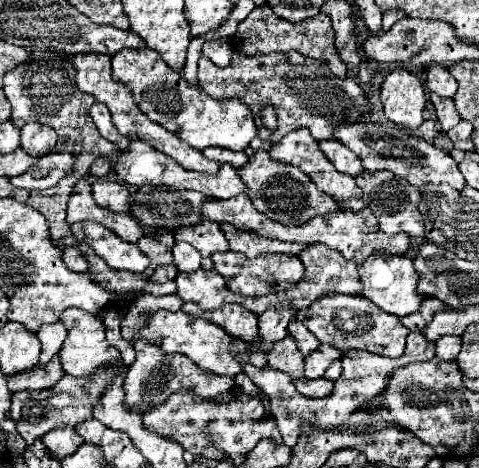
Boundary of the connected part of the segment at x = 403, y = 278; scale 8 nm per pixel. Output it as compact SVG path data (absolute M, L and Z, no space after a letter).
M372 254L368 260L364 260L358 266L358 274L360 274L360 282L362 282L362 296L368 298L370 302L374 302L380 310L394 314L398 318L408 316L412 312L416 312L424 300L424 296L418 296L416 292L416 284L418 284L418 274L414 270L412 258L406 256L380 256L380 254Z

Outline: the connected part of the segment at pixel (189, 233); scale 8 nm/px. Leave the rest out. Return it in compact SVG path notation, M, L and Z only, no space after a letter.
M202 220L198 224L174 230L174 238L192 244L202 256L212 256L214 252L228 252L228 244L220 232L220 226L210 220Z

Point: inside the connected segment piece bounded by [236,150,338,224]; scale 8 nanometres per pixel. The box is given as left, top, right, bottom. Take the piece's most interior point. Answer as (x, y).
(284, 193)

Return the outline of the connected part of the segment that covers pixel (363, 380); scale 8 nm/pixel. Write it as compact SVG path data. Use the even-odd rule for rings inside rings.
M410 332L408 334L408 342L406 342L406 352L402 358L384 358L366 350L350 350L342 356L342 364L344 364L344 372L342 376L334 382L334 396L326 396L326 400L310 400L304 398L292 384L290 376L286 376L284 372L272 368L272 366L264 366L264 368L256 368L250 364L250 350L246 352L236 352L230 350L234 354L234 358L242 364L244 372L250 376L250 380L264 392L264 396L270 400L270 412L278 424L278 430L282 432L282 438L286 444L296 444L298 438L302 436L302 424L300 422L310 422L312 428L318 430L340 430L346 422L348 416L358 410L358 404L362 404L362 400L366 400L366 396L376 396L378 392L382 392L390 380L390 376L394 374L394 370L408 366L410 362L426 362L432 360L436 356L434 352L434 344L430 344L422 332Z

